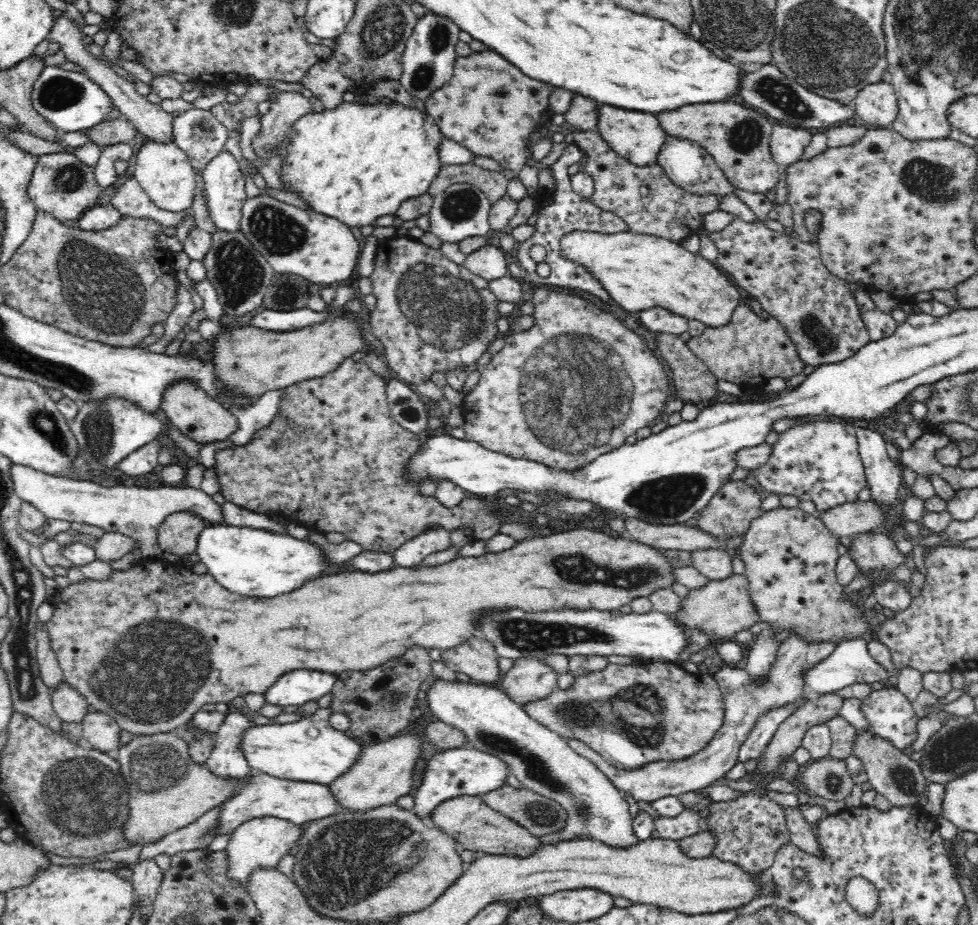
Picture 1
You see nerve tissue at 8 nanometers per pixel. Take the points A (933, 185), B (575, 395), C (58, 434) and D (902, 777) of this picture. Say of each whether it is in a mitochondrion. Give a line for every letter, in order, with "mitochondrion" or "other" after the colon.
A: mitochondrion
B: mitochondrion
C: mitochondrion
D: mitochondrion

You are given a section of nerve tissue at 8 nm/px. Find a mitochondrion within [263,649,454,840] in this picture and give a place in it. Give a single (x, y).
(393, 701)

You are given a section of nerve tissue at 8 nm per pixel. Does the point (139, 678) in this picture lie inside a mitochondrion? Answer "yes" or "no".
yes

